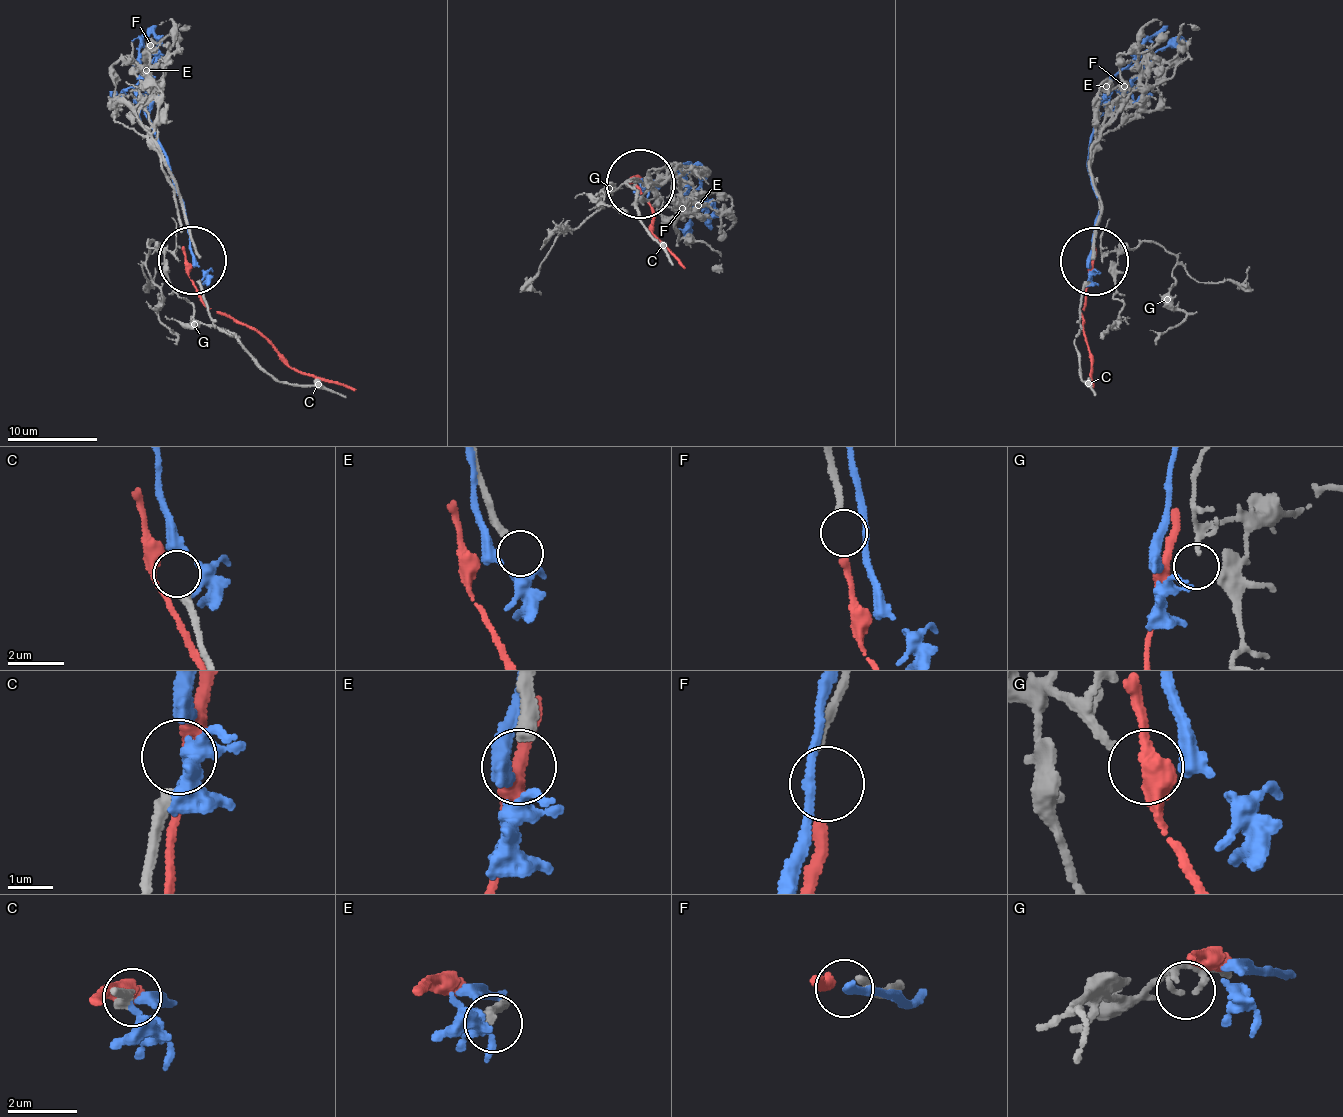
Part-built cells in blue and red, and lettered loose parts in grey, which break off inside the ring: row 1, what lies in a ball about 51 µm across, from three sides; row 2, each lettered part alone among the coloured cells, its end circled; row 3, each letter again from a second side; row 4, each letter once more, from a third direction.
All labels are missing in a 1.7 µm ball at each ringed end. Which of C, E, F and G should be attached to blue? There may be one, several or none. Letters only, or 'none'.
C

